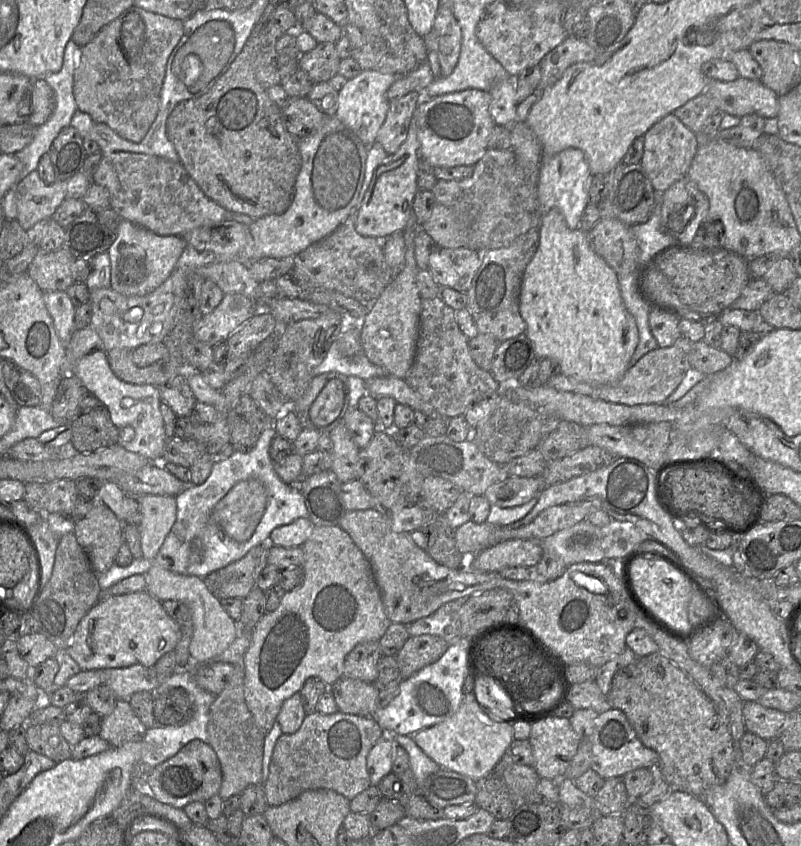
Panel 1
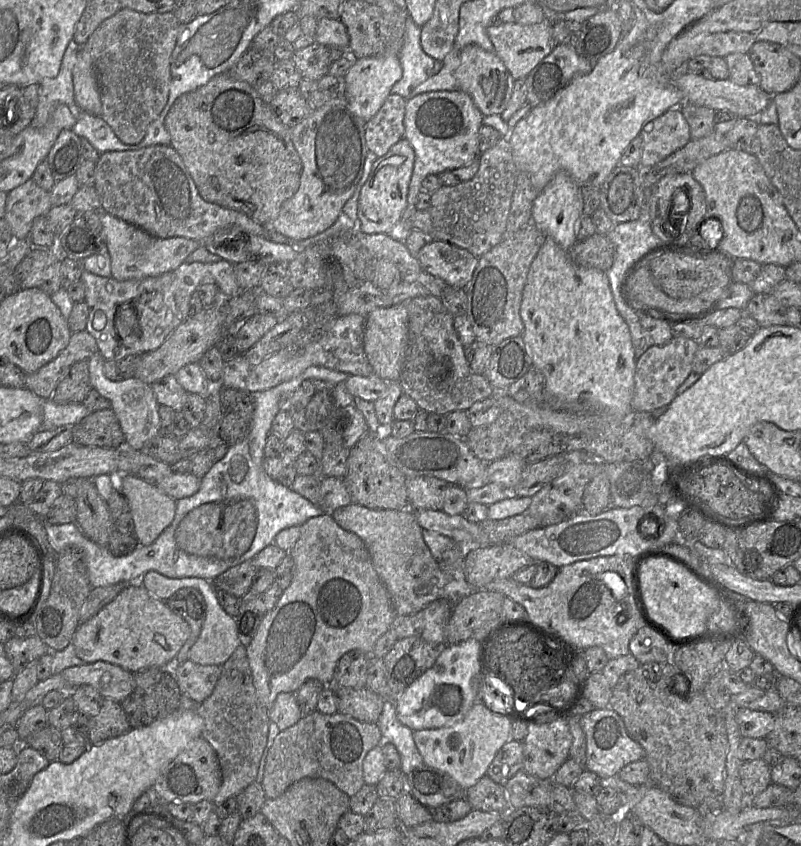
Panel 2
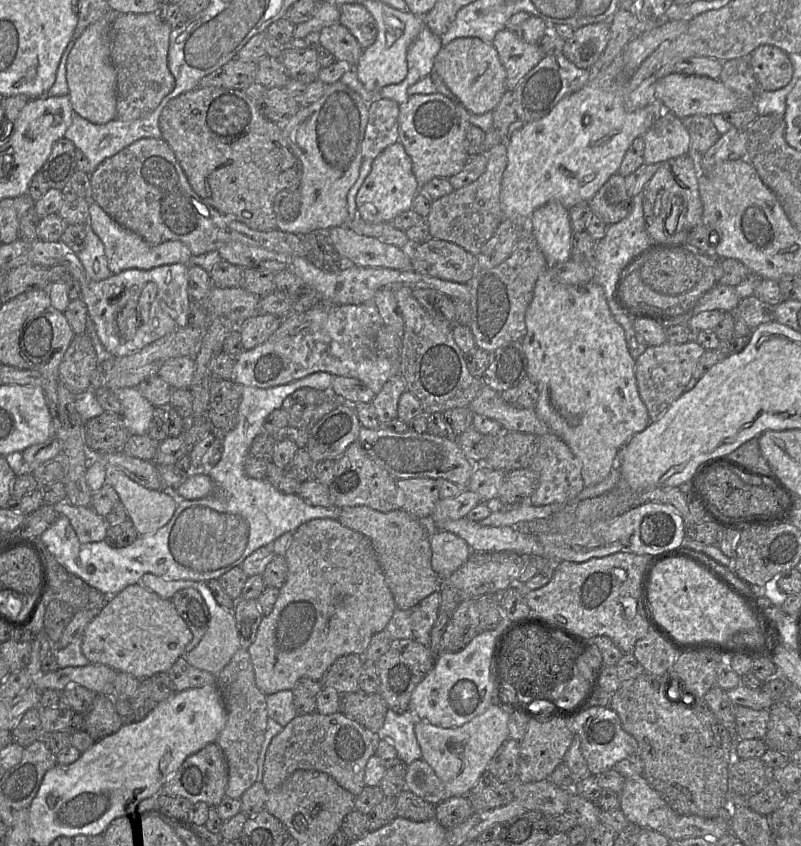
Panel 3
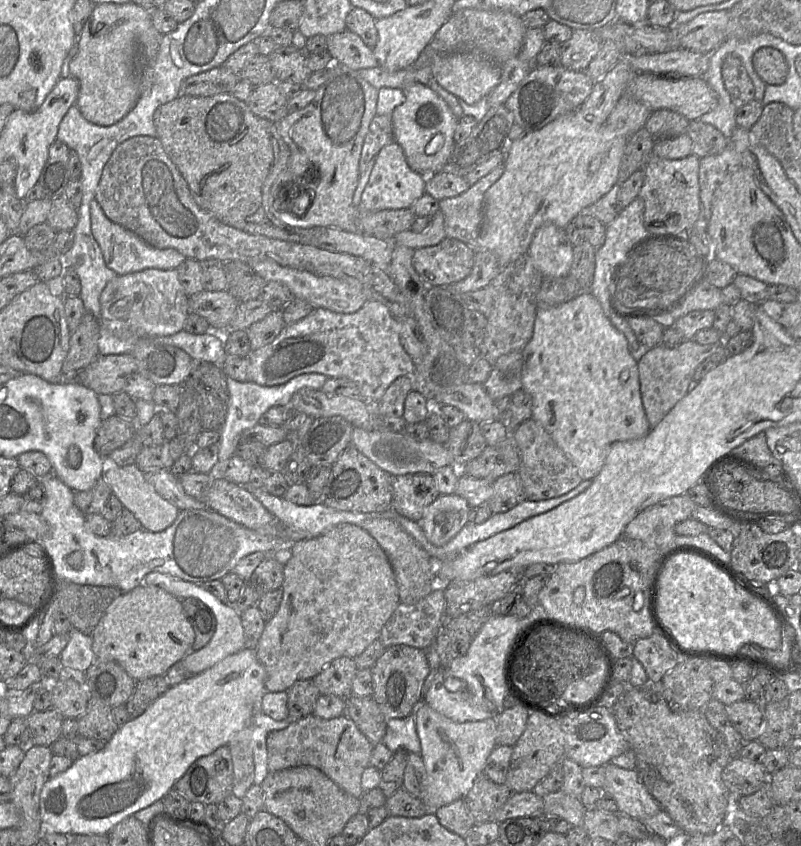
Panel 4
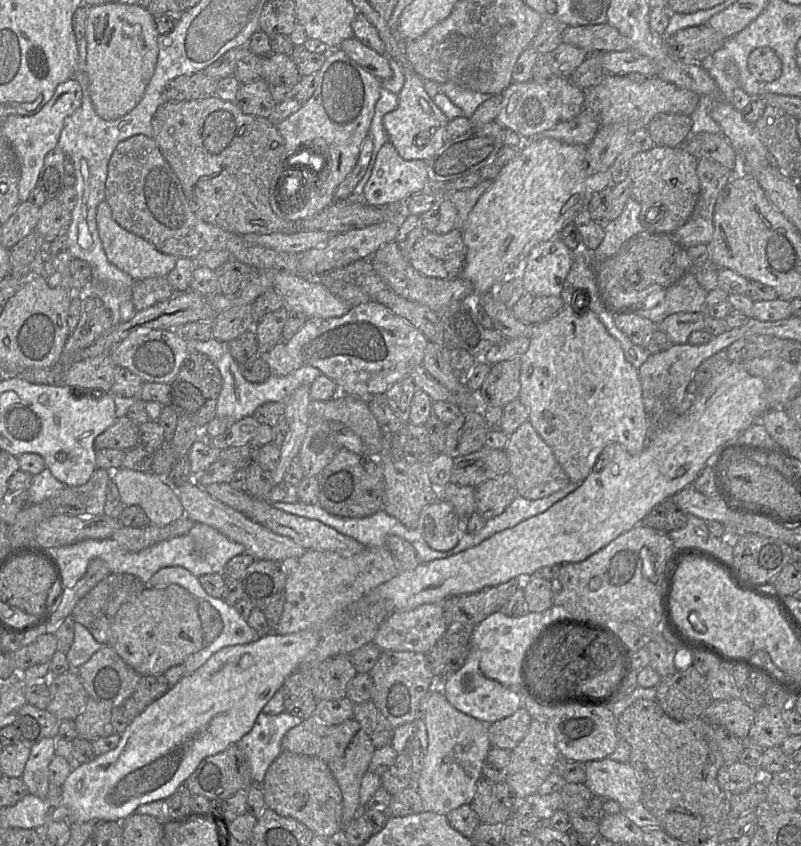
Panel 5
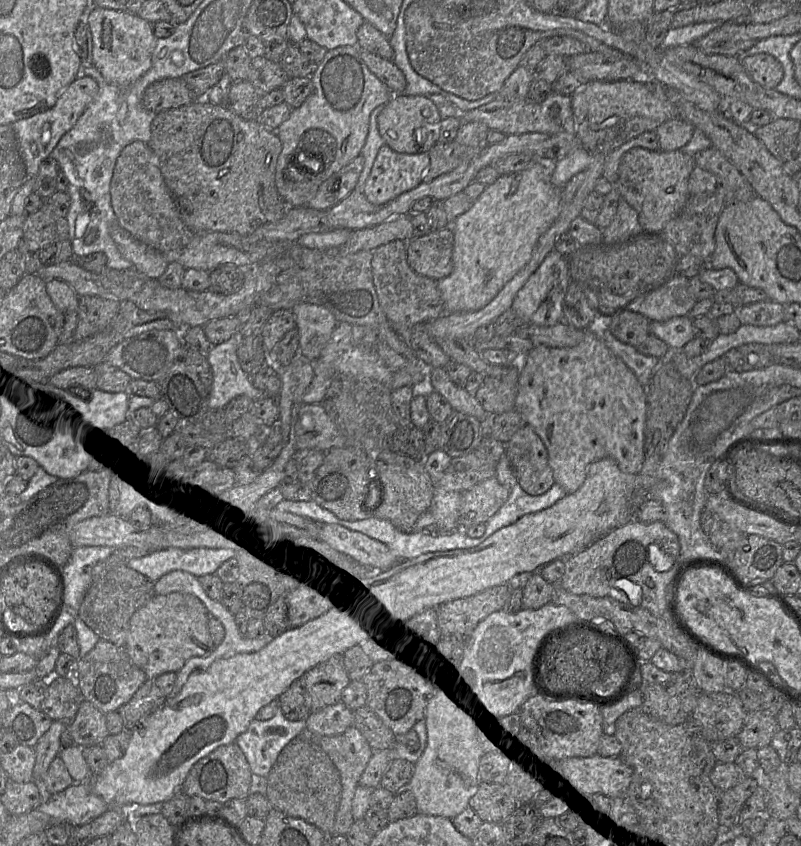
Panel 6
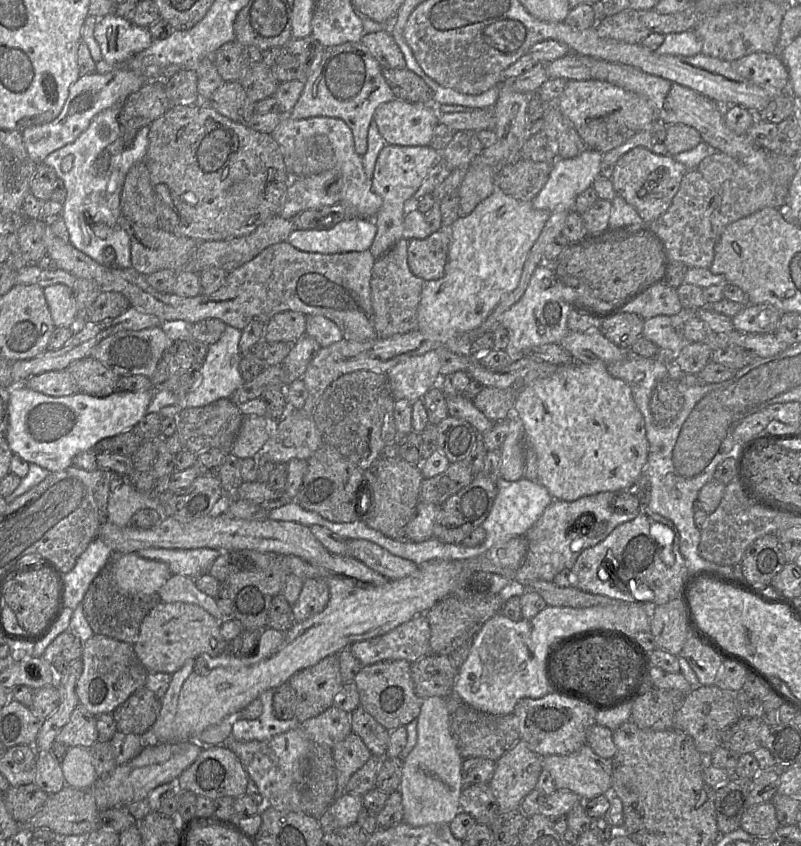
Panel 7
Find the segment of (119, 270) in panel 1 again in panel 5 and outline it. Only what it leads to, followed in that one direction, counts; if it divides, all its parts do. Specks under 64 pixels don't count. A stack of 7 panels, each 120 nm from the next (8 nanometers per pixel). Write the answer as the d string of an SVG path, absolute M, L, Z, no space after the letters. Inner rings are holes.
M106 201L100 202L97 206L96 223L108 261L135 281L165 278L174 269L177 258L159 251L147 240L121 227L114 220L111 208Z

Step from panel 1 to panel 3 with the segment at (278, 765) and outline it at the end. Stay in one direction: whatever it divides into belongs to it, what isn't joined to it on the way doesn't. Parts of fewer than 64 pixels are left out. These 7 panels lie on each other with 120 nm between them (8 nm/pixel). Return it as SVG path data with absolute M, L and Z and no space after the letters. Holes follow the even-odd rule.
M340 711L297 715L272 738L265 756L262 783L269 792L297 770L316 770L328 774L341 787L357 796L366 786L366 764L376 753L381 738L380 732L365 728Z

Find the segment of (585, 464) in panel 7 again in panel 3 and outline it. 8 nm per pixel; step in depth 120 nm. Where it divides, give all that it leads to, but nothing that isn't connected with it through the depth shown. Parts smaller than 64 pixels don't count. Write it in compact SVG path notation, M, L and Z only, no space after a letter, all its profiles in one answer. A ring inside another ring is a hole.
M549 269L537 279L533 299L525 313L527 332L521 340L527 358L527 376L537 385L539 398L535 407L538 418L543 421L563 442L568 445L581 462L581 474L584 486L593 486L603 481L617 466L618 454L626 443L637 433L643 431L651 422L646 406L640 398L635 375L636 360L629 353L623 327L616 322L610 312L603 288L594 281L581 285L566 285L556 281Z

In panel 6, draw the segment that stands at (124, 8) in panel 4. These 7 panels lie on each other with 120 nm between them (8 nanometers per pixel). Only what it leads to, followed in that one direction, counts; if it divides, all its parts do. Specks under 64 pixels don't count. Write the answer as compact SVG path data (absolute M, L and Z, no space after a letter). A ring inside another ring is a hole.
M90 6L84 22L87 23L92 35L92 64L107 82L118 87L126 87L149 70L158 39L154 34L153 24L126 10L95 6Z

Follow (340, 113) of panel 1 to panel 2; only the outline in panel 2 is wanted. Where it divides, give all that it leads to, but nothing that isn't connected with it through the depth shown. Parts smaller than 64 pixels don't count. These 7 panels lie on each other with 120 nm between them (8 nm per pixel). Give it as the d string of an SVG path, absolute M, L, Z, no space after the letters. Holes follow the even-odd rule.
M385 54L376 57L355 59L343 78L344 97L350 110L360 119L367 122L374 117L391 94L391 89L402 77L399 55Z

